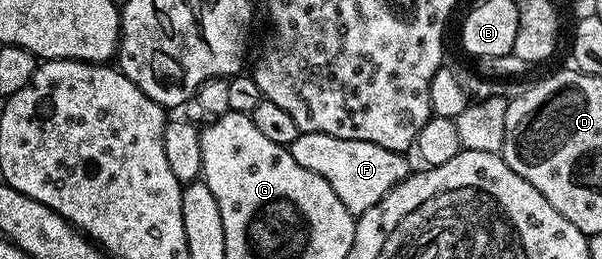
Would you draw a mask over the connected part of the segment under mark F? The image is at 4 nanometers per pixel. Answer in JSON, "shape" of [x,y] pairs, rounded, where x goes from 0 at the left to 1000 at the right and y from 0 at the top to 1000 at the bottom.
{"shape":[[[538,510],[497,514],[478,568],[485,618],[525,680],[538,680],[565,757],[571,803],[593,834],[625,788],[658,710],[684,668],[684,637],[673,591],[631,571],[631,556],[611,556],[611,541],[565,541],[565,525],[545,525]]]}

